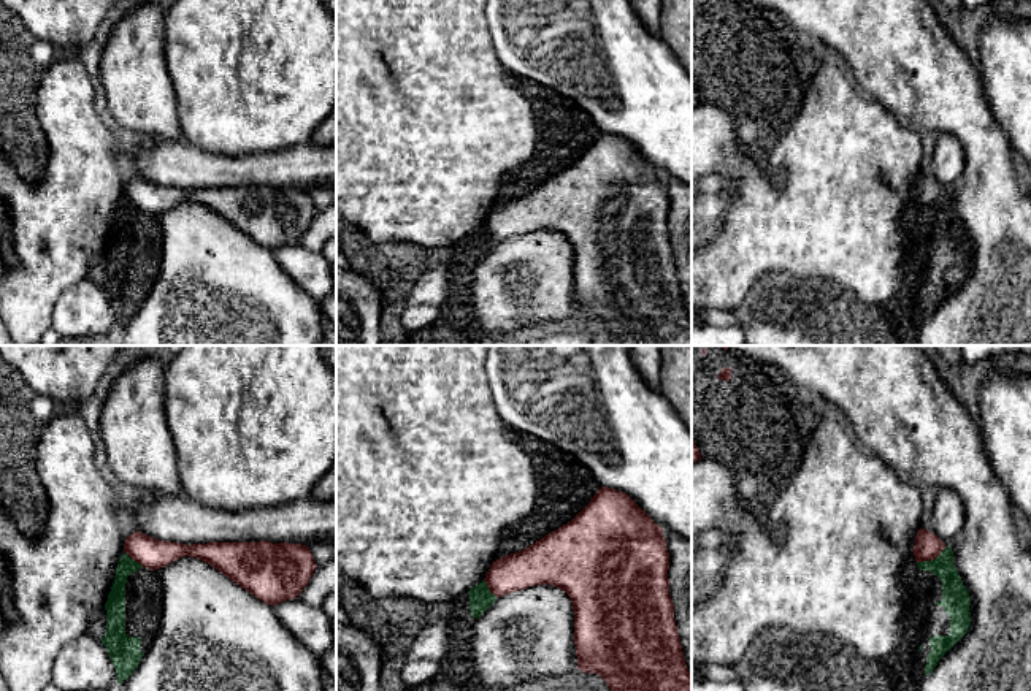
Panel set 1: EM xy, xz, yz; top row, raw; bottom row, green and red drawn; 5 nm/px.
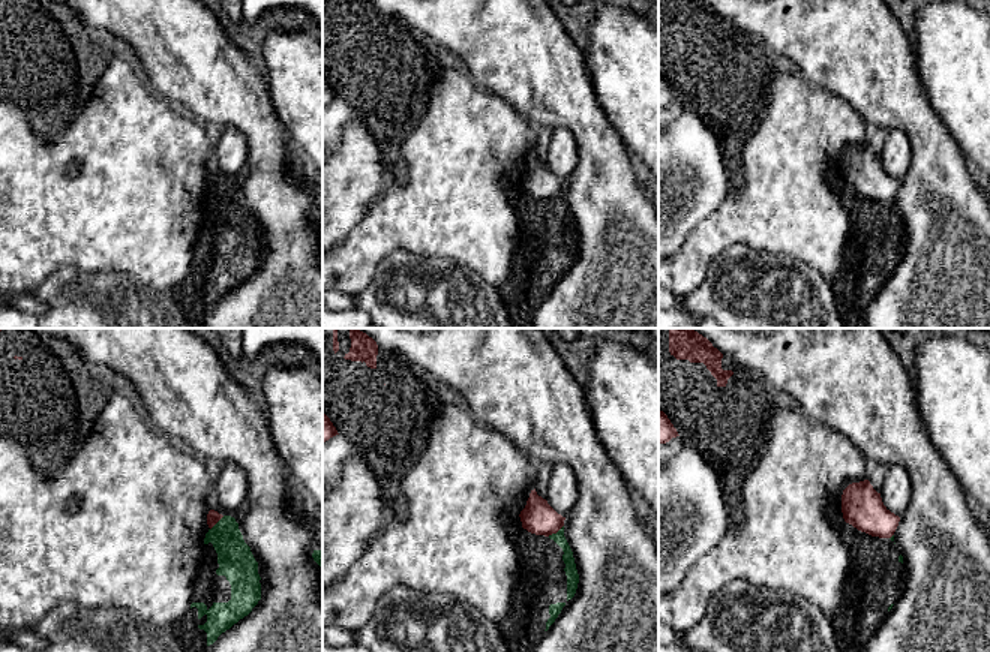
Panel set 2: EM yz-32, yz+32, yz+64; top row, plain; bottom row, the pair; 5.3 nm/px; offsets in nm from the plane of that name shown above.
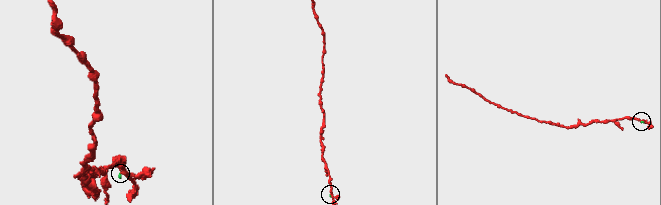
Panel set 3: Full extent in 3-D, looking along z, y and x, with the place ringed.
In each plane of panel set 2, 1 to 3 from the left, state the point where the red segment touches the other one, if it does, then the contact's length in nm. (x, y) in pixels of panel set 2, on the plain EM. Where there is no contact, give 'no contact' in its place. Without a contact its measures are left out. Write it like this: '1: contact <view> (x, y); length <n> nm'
1: contact yz-32 (216, 188); length 110 nm
2: contact yz+32 (557, 197); length 110 nm
3: contact yz+64 (891, 201); length 40 nm

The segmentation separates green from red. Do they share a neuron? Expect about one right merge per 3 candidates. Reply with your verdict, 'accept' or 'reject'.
reject

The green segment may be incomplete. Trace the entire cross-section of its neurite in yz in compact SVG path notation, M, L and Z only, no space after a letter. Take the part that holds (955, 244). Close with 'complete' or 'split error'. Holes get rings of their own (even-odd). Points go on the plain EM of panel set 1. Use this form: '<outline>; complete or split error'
M950 190L936 204L907 209L903 220L909 235L903 263L903 284L880 309L896 336L907 346L917 342L923 322L931 319L939 304L968 277L971 242L953 209Z; split error

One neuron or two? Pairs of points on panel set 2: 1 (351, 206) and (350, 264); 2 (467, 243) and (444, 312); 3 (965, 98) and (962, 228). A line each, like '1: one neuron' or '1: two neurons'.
1: two neurons
2: two neurons
3: two neurons

